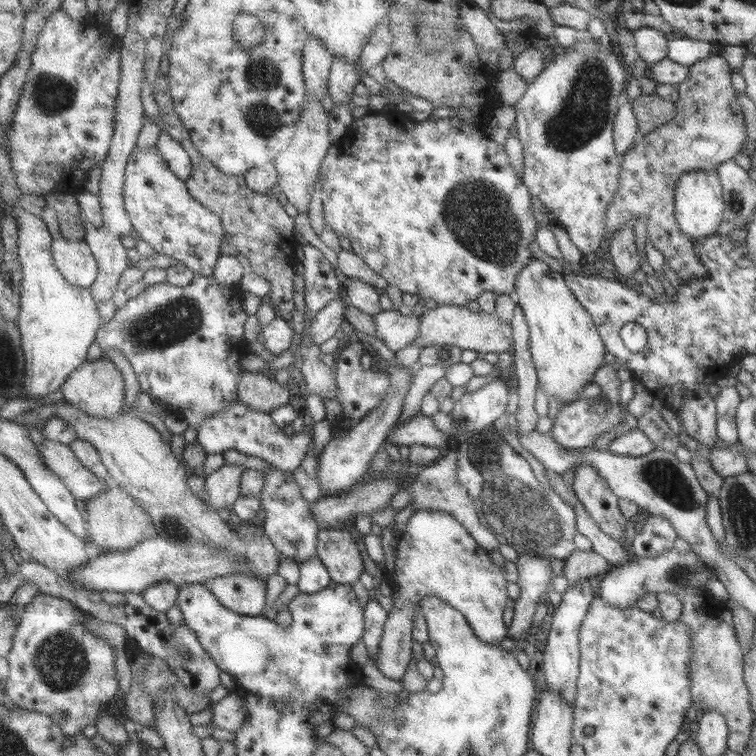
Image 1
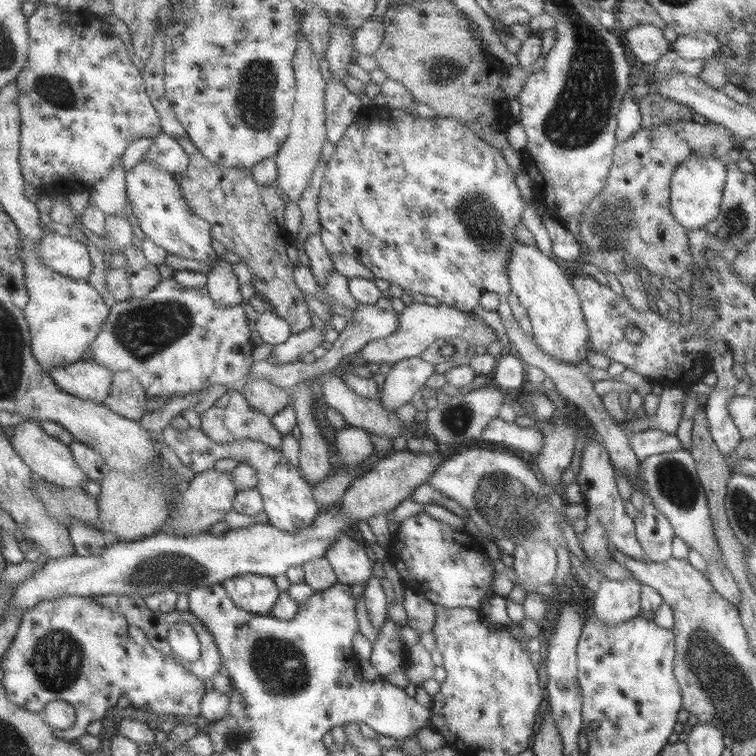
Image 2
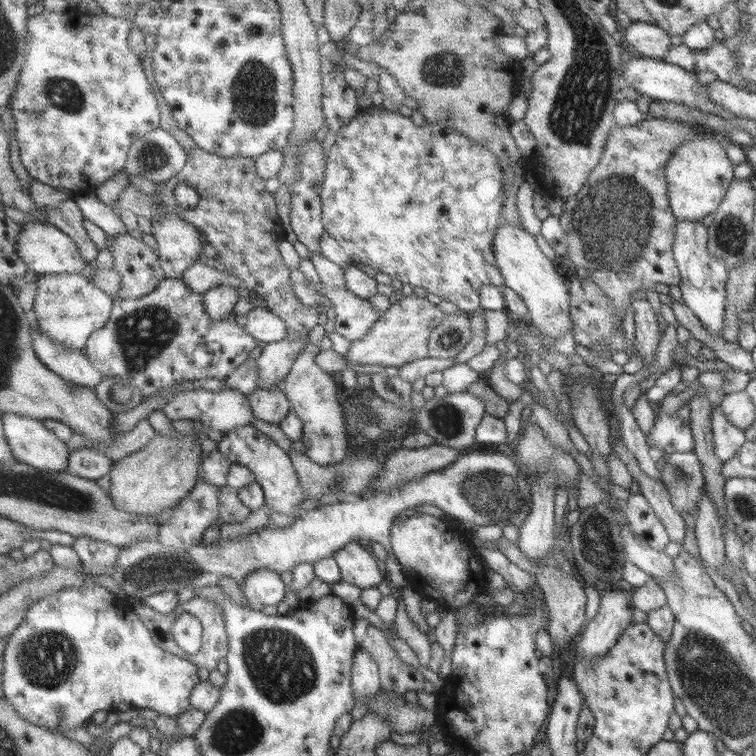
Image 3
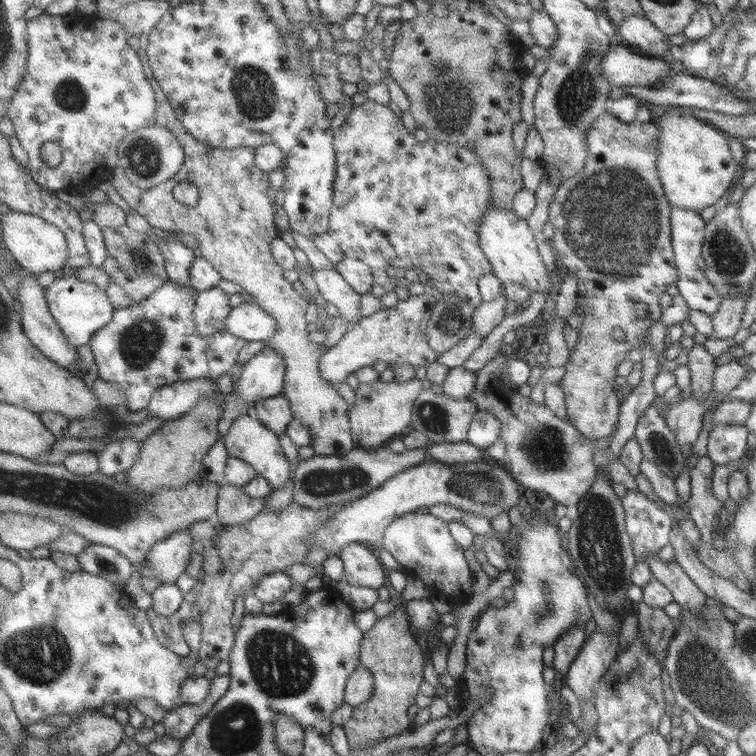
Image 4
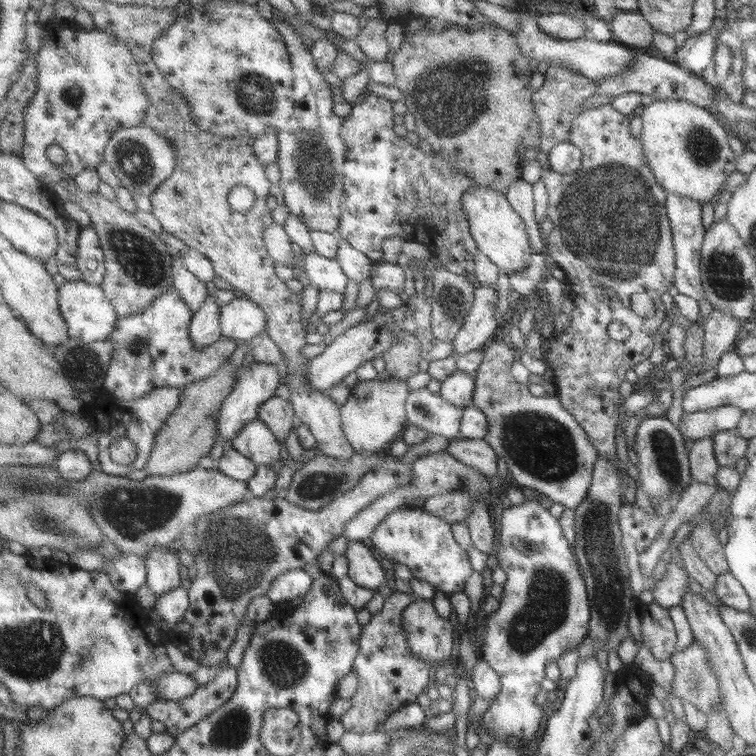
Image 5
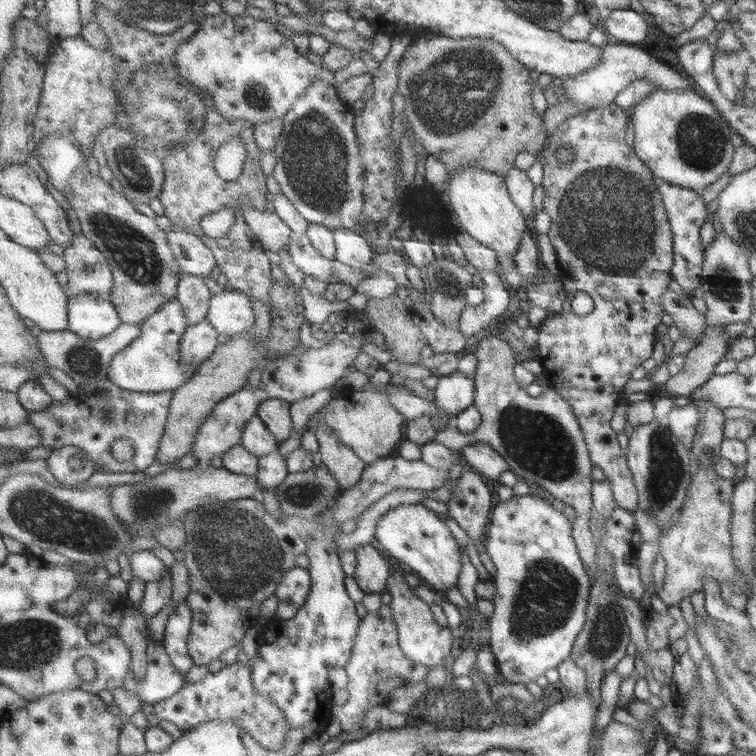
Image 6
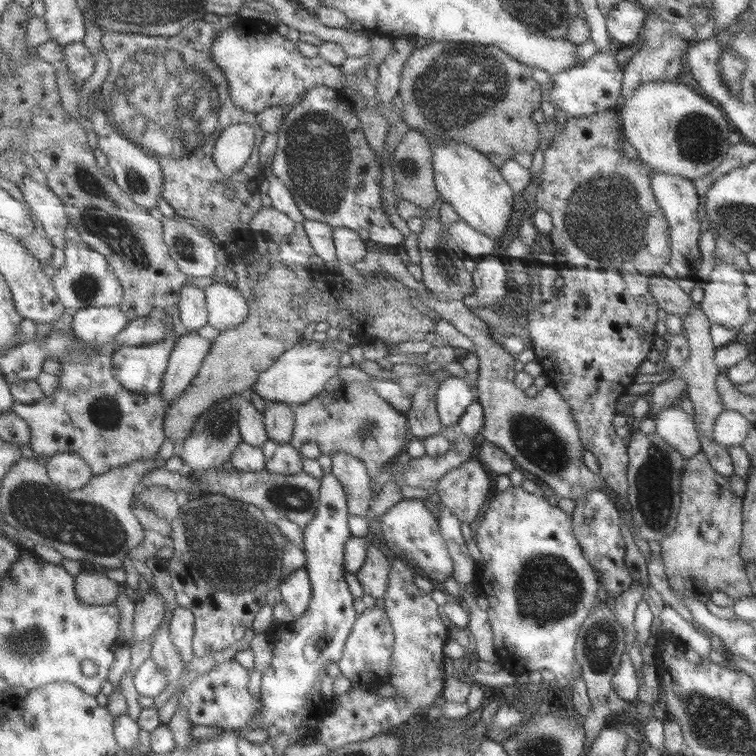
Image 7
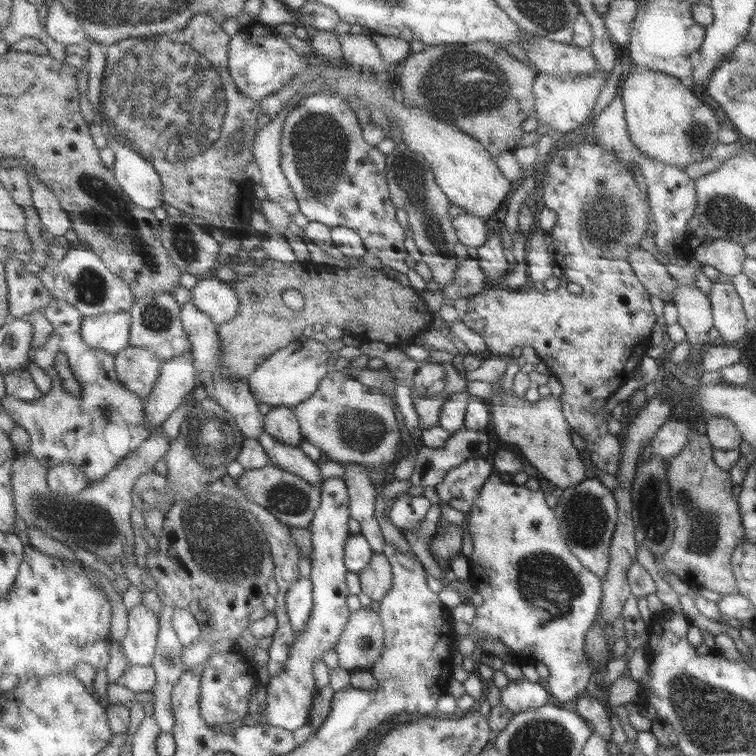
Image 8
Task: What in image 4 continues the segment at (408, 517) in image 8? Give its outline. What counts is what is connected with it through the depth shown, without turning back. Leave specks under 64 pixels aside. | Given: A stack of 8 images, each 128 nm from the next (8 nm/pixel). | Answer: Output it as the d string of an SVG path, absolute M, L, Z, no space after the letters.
M417 510L407 513L393 521L385 537L383 549L398 561L404 568L410 568L415 576L453 600L466 600L473 595L473 570L465 558L465 548L455 540L449 523L426 511Z

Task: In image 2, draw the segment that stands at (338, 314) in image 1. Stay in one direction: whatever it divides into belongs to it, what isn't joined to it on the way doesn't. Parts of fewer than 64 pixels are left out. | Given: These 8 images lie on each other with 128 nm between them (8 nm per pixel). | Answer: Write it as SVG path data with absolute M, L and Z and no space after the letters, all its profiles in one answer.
M312 327L299 334L294 333L287 342L274 346L272 354L281 365L300 360L304 354L312 353L315 348L325 342L325 334Z

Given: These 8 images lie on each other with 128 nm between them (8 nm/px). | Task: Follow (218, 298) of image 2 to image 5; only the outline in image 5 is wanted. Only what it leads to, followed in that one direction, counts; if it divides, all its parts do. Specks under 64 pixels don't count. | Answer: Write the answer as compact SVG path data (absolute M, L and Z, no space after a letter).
M214 281L205 282L209 296L202 310L196 311L191 318L190 338L198 350L204 350L218 342L224 335L222 334L221 312L222 307L215 300Z

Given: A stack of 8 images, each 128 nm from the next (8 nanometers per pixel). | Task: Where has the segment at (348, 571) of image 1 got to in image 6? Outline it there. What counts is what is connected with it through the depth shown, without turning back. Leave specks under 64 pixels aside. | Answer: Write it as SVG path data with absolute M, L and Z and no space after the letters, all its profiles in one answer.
M374 544L358 545L353 551L357 553L357 570L354 577L366 594L382 594L388 589L391 578L391 566L381 556Z

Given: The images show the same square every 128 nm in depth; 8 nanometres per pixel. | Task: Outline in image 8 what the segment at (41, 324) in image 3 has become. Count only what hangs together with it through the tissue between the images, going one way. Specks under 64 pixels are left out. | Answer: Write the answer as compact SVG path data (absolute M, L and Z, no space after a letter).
M113 312L89 316L82 325L88 346L117 355L130 345L133 318L130 312Z

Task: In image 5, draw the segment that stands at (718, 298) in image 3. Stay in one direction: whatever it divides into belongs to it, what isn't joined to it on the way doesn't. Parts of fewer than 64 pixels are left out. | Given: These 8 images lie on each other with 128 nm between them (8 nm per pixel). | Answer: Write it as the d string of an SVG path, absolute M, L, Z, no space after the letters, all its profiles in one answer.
M666 193L665 210L674 252L674 279L672 285L675 286L677 292L693 298L696 302L701 299L707 299L705 298L705 290L701 286L699 270L700 248L704 237L704 229L701 224L701 205L702 203L689 197Z

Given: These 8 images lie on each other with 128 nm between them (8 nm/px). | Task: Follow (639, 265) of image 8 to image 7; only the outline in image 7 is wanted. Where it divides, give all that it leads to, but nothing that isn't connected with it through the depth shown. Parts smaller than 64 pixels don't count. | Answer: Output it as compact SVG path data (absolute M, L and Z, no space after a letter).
M655 271L649 277L649 290L658 308L665 313L683 319L692 307L689 293L685 293L675 281L665 277L661 271Z

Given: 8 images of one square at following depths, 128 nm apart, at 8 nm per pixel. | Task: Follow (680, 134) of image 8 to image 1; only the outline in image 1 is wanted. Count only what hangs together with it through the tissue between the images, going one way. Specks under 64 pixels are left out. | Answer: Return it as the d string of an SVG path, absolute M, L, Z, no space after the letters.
M695 169L683 173L678 179L674 190L673 216L679 230L693 241L716 232L720 222L723 221L723 202L721 185L717 178L716 169Z

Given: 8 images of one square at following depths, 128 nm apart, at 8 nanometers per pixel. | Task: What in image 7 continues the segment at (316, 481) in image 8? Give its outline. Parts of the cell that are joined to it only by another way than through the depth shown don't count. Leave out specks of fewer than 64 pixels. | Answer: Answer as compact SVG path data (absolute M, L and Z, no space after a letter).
M269 440L262 447L266 455L267 470L284 475L295 475L303 472L302 453L295 446L280 444Z

